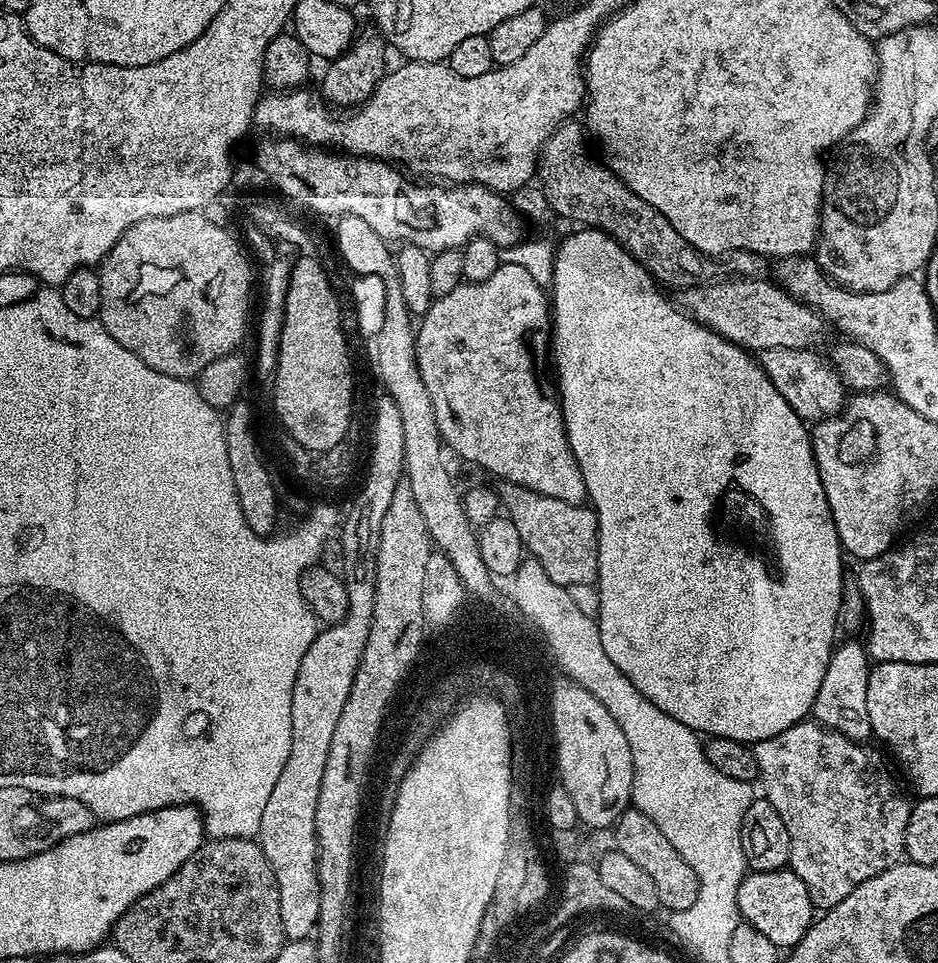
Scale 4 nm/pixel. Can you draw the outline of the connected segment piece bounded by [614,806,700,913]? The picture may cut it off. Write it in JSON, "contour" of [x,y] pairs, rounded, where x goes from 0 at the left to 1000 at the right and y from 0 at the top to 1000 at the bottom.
{"contour":[[[671,837],[655,857],[655,881],[656,884],[667,887],[667,891],[673,891],[696,914],[697,921],[701,923],[705,944],[712,943],[713,948],[719,948],[740,941],[746,919],[744,908],[736,903],[731,891],[727,891],[727,887],[719,883],[710,866],[706,866],[706,862],[701,862],[701,858],[697,858],[697,854],[689,849],[689,845],[684,845],[677,837]]]}

